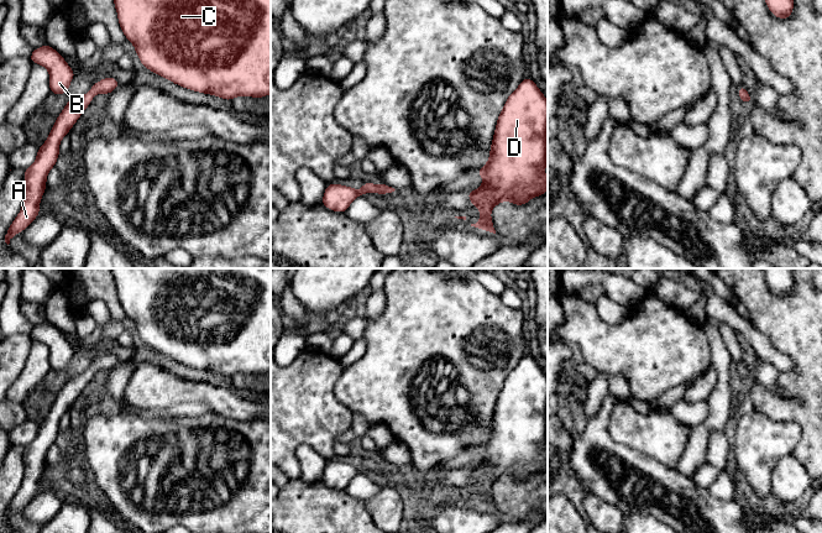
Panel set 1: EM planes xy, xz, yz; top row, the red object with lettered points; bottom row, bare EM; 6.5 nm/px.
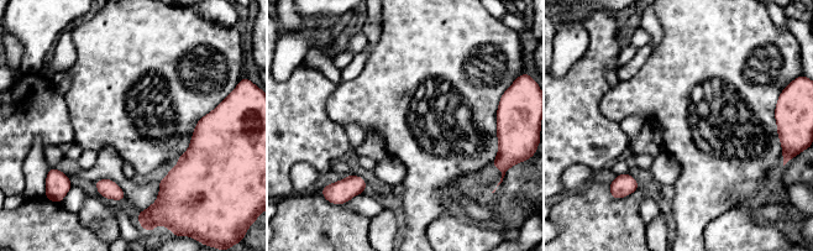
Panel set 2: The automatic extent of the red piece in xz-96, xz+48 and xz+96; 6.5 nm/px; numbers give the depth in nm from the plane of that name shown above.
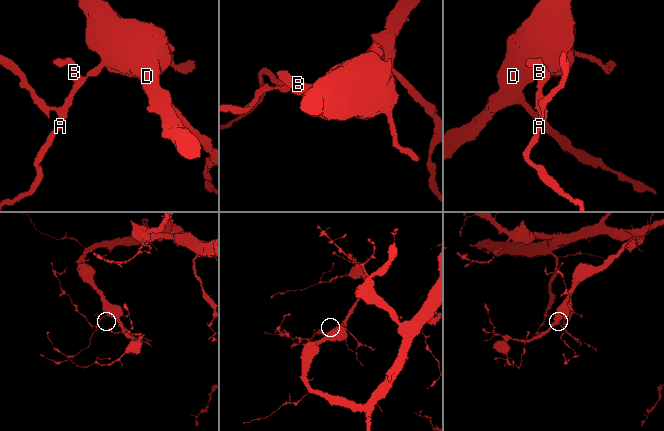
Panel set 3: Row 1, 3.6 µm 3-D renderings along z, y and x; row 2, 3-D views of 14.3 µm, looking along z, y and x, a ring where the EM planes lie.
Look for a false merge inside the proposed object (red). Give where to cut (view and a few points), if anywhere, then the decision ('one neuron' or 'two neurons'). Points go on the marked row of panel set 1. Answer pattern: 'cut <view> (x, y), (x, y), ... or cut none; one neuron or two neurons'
cut none; one neuron

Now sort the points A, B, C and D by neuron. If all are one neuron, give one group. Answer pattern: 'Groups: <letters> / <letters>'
Groups: A B C D

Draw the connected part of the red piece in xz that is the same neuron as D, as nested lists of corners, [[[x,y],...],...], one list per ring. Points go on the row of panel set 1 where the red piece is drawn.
[[[525,77],[518,88],[507,98],[497,119],[494,135],[491,143],[488,162],[476,169],[483,182],[477,190],[471,190],[467,197],[472,205],[481,211],[476,224],[480,230],[496,234],[491,211],[502,203],[524,205],[532,198],[541,197],[548,190],[546,148],[548,148],[548,99],[538,85]]]

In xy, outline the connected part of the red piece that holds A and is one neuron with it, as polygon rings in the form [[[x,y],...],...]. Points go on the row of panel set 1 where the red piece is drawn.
[[[106,77],[93,84],[89,93],[68,100],[47,140],[37,148],[36,161],[25,169],[23,182],[26,192],[23,204],[5,235],[5,242],[7,245],[16,234],[23,231],[38,216],[40,202],[47,187],[47,174],[56,166],[57,158],[59,157],[59,143],[62,139],[70,131],[96,94],[103,93],[108,95],[119,85],[120,83],[115,78]]]

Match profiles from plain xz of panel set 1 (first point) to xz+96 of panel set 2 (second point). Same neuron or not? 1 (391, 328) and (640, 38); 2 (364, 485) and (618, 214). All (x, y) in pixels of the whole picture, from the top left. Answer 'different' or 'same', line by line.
1: different
2: different

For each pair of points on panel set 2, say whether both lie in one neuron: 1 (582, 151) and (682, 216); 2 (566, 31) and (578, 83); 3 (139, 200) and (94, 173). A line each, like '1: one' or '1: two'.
1: two
2: two
3: one

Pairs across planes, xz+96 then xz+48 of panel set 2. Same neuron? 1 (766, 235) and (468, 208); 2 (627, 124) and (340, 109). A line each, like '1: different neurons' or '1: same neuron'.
1: different neurons
2: different neurons

